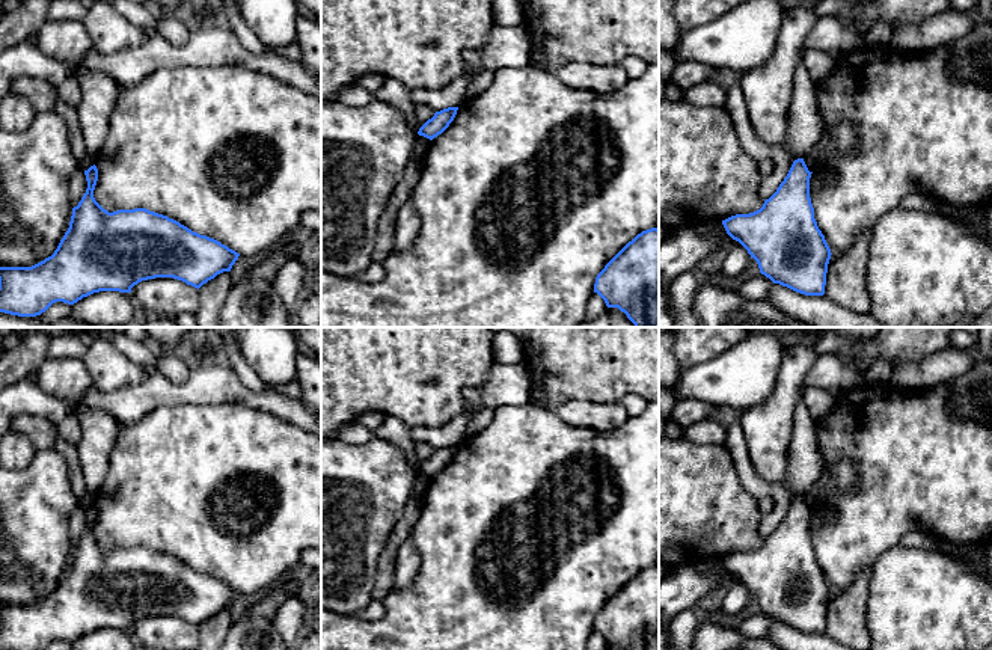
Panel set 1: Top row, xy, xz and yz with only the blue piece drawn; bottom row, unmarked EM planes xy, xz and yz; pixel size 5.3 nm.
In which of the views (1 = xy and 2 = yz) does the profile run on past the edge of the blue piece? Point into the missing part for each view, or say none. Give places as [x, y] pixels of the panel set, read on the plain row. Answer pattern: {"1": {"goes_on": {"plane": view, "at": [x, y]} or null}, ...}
{"1": {"goes_on": null}, "2": {"goes_on": null}}

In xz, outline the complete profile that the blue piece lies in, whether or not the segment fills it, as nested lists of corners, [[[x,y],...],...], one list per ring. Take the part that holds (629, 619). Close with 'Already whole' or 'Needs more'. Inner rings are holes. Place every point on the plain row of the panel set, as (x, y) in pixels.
[[[659,567],[629,579],[597,612],[594,630],[621,650],[659,650]]]. Already whole

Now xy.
[[[96,504],[84,508],[87,526],[72,546],[69,566],[54,591],[32,605],[0,605],[0,650],[45,650],[53,641],[74,642],[100,629],[131,630],[142,618],[173,615],[194,626],[231,609],[240,591],[146,546],[109,550],[93,535]]]. Already whole

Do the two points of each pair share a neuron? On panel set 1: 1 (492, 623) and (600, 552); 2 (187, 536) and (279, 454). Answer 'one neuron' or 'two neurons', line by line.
1: one neuron
2: one neuron

